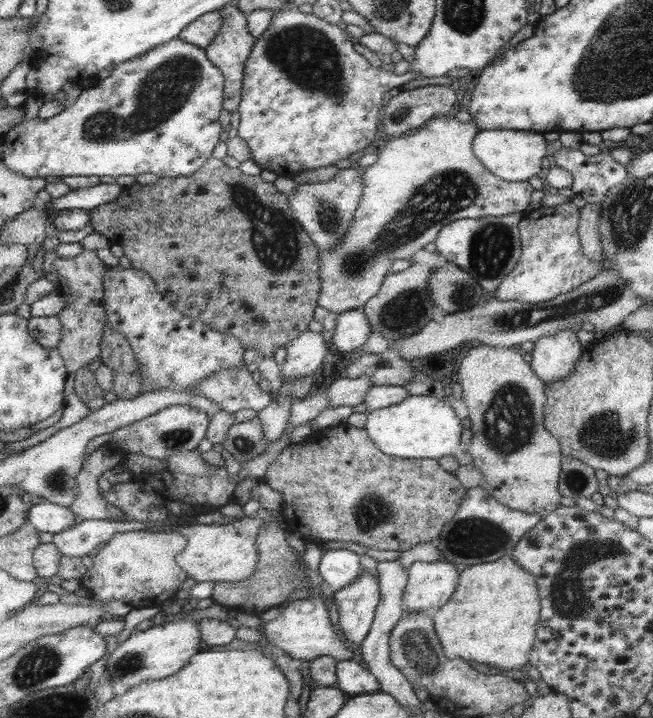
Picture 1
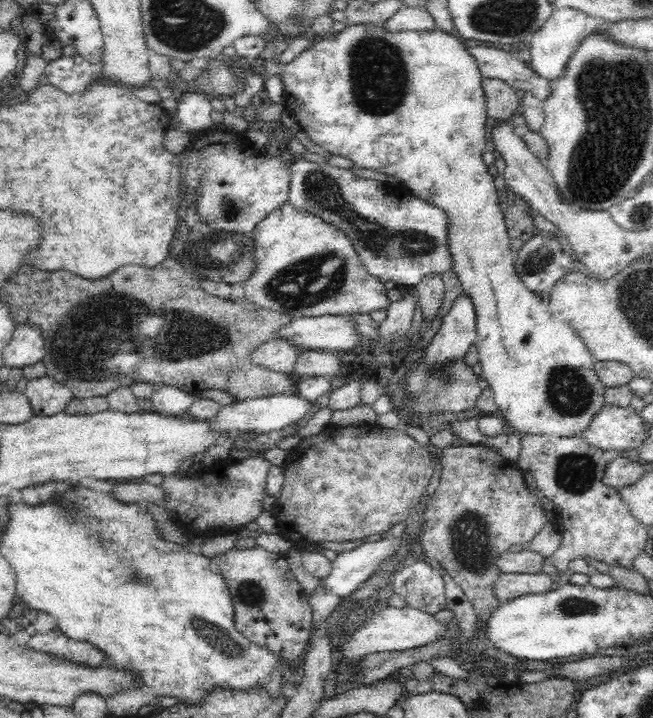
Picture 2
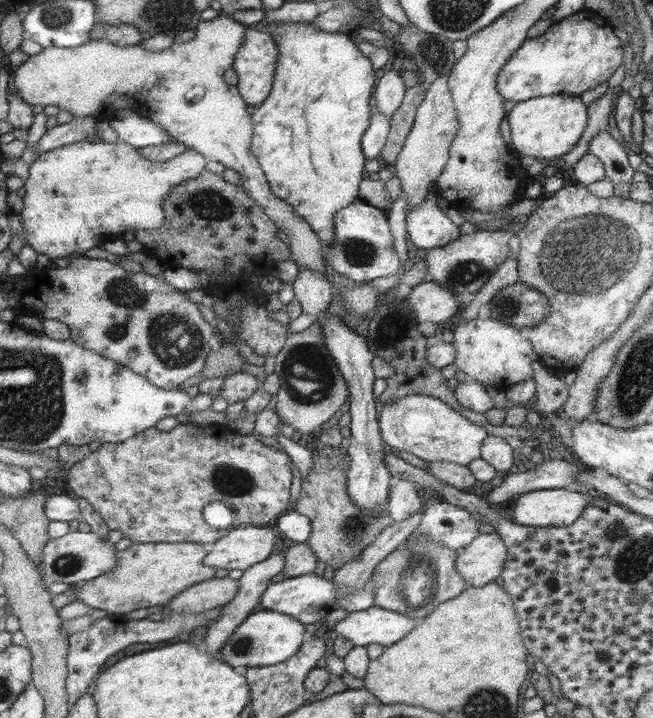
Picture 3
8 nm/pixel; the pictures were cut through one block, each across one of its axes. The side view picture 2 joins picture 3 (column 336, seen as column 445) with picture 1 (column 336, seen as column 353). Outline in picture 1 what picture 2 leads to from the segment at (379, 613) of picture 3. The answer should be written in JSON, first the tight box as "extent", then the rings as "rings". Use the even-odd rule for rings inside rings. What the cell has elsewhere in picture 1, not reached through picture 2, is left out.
{"extent":[262,596,353,661],"rings":[[[308,596],[307,602],[313,606],[310,612],[299,610],[300,600],[288,600],[288,605],[281,608],[279,615],[271,621],[267,621],[262,633],[266,634],[266,641],[273,647],[283,650],[287,656],[297,660],[310,661],[319,656],[331,656],[336,661],[353,659],[349,648],[339,640],[339,636],[333,632],[329,618],[325,614],[325,604],[320,598]]]}

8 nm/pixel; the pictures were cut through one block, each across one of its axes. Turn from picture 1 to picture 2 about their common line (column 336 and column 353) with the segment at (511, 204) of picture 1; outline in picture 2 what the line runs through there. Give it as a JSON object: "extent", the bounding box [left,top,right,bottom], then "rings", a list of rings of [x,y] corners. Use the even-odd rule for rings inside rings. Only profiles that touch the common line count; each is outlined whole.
{"extent":[242,200,389,320],"rings":[[[286,200],[264,217],[252,232],[254,270],[252,276],[242,283],[242,294],[250,303],[289,314],[292,320],[336,314],[370,314],[387,308],[389,302],[384,283],[368,274],[352,241],[332,224],[324,223],[308,212],[298,211]]]}

